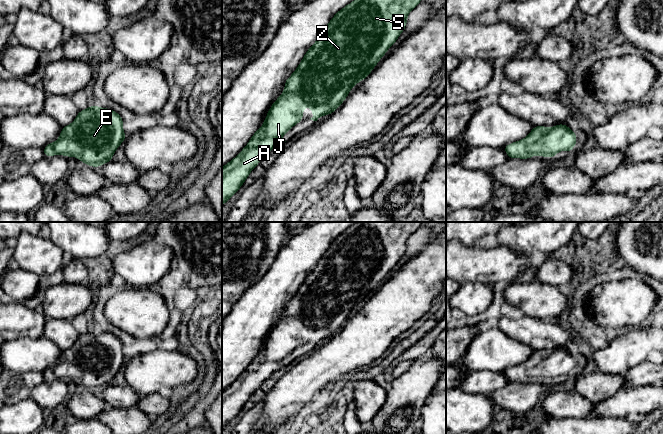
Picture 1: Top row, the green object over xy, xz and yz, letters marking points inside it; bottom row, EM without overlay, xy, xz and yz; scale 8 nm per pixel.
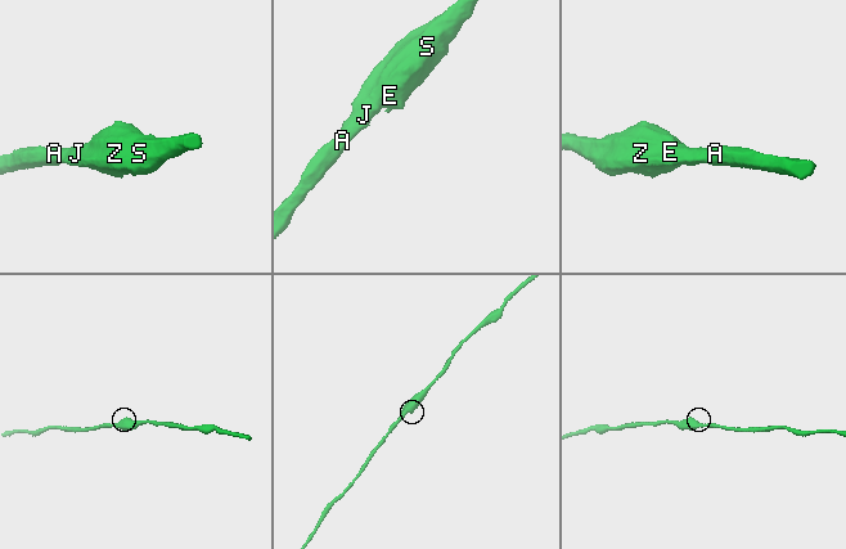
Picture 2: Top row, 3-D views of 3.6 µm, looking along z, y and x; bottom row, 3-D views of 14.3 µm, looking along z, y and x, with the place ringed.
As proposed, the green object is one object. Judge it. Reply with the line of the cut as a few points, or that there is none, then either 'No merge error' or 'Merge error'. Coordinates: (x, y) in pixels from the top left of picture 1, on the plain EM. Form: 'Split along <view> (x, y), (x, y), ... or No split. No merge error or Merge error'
No split. No merge error

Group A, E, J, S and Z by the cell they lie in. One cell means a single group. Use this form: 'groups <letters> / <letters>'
groups A E J S Z

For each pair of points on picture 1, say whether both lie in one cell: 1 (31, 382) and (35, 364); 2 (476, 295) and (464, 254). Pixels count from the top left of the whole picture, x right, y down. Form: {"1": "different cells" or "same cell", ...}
{"1": "different cells", "2": "different cells"}

